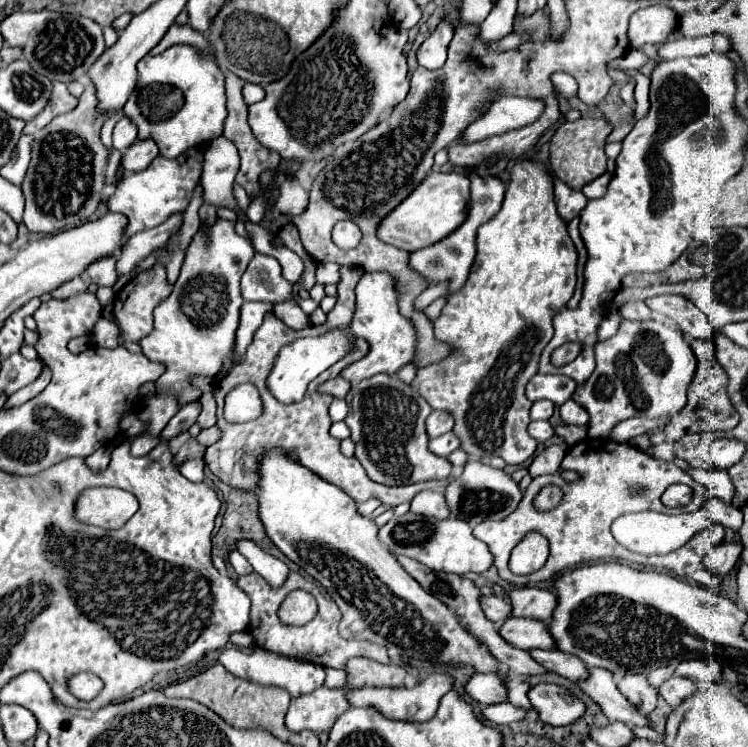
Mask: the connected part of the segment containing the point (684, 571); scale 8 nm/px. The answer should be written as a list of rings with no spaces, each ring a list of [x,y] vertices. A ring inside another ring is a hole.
[[[583,439],[579,441],[577,445],[573,445],[565,459],[563,459],[563,465],[561,465],[563,471],[575,471],[579,473],[579,479],[575,483],[567,483],[561,473],[553,473],[553,475],[541,475],[541,477],[535,477],[531,481],[531,485],[527,487],[525,491],[525,497],[521,499],[519,507],[507,515],[505,519],[501,521],[495,521],[495,519],[485,519],[481,521],[479,525],[473,527],[473,535],[477,539],[481,539],[491,555],[493,555],[493,565],[497,567],[499,571],[499,577],[509,581],[509,583],[517,583],[517,585],[529,585],[529,583],[537,583],[537,581],[545,581],[549,577],[553,577],[555,573],[563,571],[563,569],[569,569],[569,567],[575,567],[577,563],[583,563],[583,561],[597,561],[601,557],[611,557],[611,559],[621,559],[621,561],[629,561],[629,563],[641,563],[641,565],[647,565],[647,567],[653,567],[653,569],[665,569],[665,571],[671,571],[679,577],[687,577],[691,575],[693,567],[701,563],[705,553],[719,545],[723,535],[725,535],[725,529],[721,525],[709,525],[701,531],[697,531],[693,535],[693,539],[679,547],[677,551],[671,551],[667,555],[653,555],[653,557],[641,557],[641,555],[635,555],[631,551],[627,551],[625,547],[621,547],[613,535],[611,535],[611,523],[625,515],[625,513],[635,513],[637,509],[653,509],[653,511],[665,511],[665,513],[679,513],[679,511],[693,511],[695,507],[695,499],[691,499],[689,505],[685,505],[685,509],[669,509],[661,503],[661,495],[663,491],[673,485],[673,483],[687,483],[691,489],[693,489],[693,495],[695,497],[705,497],[705,487],[699,485],[697,481],[693,481],[685,471],[681,471],[675,463],[667,463],[667,461],[659,461],[659,459],[653,459],[649,457],[647,453],[639,451],[637,447],[633,445],[619,445],[615,441],[607,441],[607,439],[601,439],[601,441],[593,441],[593,439]],[[547,483],[555,483],[559,485],[561,489],[565,489],[565,497],[561,501],[561,505],[553,511],[547,511],[547,513],[539,513],[535,511],[533,507],[533,499],[537,495],[537,491],[547,485]],[[529,531],[539,531],[547,537],[549,541],[549,559],[547,563],[529,573],[529,575],[515,575],[509,571],[507,567],[507,561],[509,561],[509,555],[511,555],[511,549],[521,541],[521,537]]]

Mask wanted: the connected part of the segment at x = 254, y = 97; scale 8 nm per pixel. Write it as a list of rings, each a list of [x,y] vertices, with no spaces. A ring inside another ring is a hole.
[[[245,83],[243,85],[243,99],[247,105],[253,105],[257,101],[261,101],[265,97],[265,91],[261,85],[255,85],[255,83]]]

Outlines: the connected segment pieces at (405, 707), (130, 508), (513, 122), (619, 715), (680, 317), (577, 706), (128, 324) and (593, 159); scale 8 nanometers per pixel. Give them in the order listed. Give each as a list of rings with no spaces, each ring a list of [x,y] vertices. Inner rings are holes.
[[[433,673],[429,675],[425,681],[421,681],[417,687],[413,689],[407,689],[407,687],[401,687],[401,689],[373,689],[373,687],[365,687],[365,689],[351,689],[351,691],[345,691],[349,703],[355,707],[371,707],[375,711],[379,711],[383,717],[387,719],[393,719],[393,721],[413,721],[413,723],[423,723],[423,721],[429,721],[437,707],[439,707],[439,701],[441,697],[451,689],[451,683],[453,679],[449,675],[439,675],[439,673]]]
[[[123,489],[79,495],[79,523],[101,529],[121,529],[137,513],[137,499]]]
[[[501,97],[495,105],[489,107],[485,115],[481,115],[463,131],[463,141],[475,143],[489,139],[493,135],[503,135],[527,127],[539,119],[543,109],[545,109],[543,99]]]
[[[591,667],[589,675],[581,681],[577,681],[581,691],[589,695],[601,711],[607,715],[609,721],[621,721],[621,723],[633,723],[633,725],[649,725],[649,719],[643,717],[635,705],[631,705],[615,687],[613,673],[607,669]]]
[[[659,295],[645,301],[649,309],[667,315],[689,339],[701,339],[701,337],[713,337],[713,327],[705,313],[697,309],[691,301],[679,295]]]
[[[539,683],[531,687],[527,695],[529,695],[531,707],[537,713],[539,721],[551,727],[569,725],[575,719],[579,719],[585,711],[583,701],[579,701],[565,687],[559,687],[559,685]]]
[[[155,263],[151,269],[139,273],[133,277],[115,297],[113,303],[113,317],[117,319],[121,341],[123,343],[137,343],[143,337],[147,337],[153,331],[153,309],[159,305],[161,299],[165,299],[171,293],[171,285],[165,277],[165,267],[161,263]]]
[[[579,117],[573,123],[559,125],[551,139],[551,169],[555,177],[559,177],[569,187],[579,191],[583,185],[603,175],[607,171],[607,157],[603,145],[609,133],[611,125],[605,119],[593,119],[593,117]]]

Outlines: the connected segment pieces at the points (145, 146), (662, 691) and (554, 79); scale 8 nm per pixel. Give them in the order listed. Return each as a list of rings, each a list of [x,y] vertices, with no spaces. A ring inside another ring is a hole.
[[[135,141],[129,151],[123,153],[121,159],[121,167],[125,169],[125,173],[137,173],[137,171],[145,171],[149,167],[149,163],[157,157],[157,145],[153,145],[153,141]]]
[[[671,677],[659,687],[659,695],[675,709],[693,693],[693,681],[685,677]]]
[[[557,71],[557,73],[551,75],[551,83],[553,83],[555,91],[557,91],[563,99],[573,99],[573,97],[577,97],[577,81],[575,81],[571,75]]]

